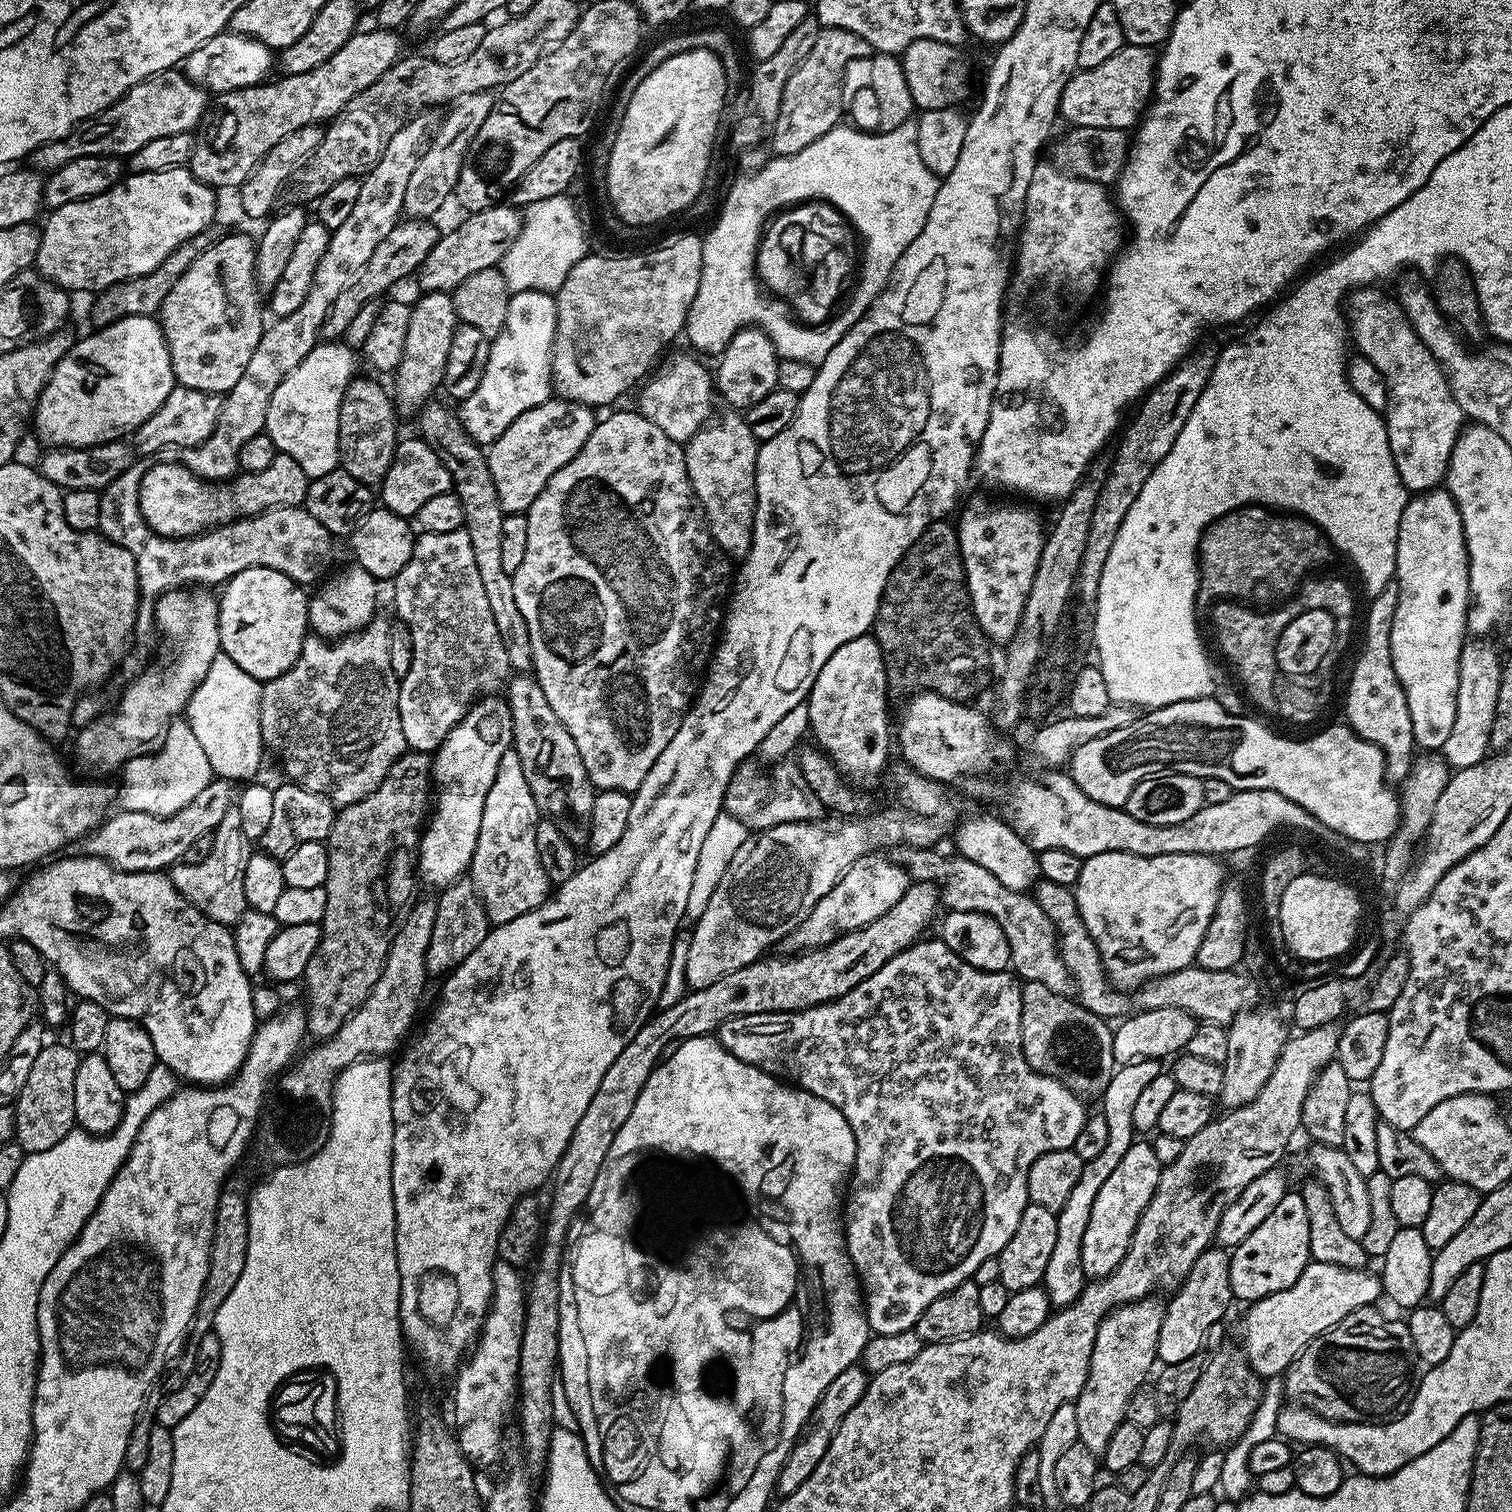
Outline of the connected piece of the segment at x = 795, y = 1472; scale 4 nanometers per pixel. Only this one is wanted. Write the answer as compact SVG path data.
M855 1363L842 1370L842 1374L838 1374L838 1378L834 1378L830 1386L826 1386L822 1398L816 1403L807 1424L804 1425L800 1439L793 1444L788 1460L778 1474L774 1489L777 1497L783 1498L794 1494L794 1490L798 1490L798 1486L802 1486L802 1482L806 1482L810 1474L814 1474L814 1469L818 1467L818 1462L822 1462L822 1454L826 1454L842 1418L846 1418L846 1414L860 1401L862 1394L866 1394L869 1379L869 1373L865 1372L859 1363Z

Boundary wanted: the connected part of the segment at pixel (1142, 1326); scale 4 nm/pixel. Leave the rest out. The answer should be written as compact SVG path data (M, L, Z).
M1157 1298L1135 1300L1133 1304L1121 1304L1109 1312L1106 1319L1098 1326L1098 1334L1094 1338L1094 1350L1090 1354L1090 1366L1086 1374L1086 1382L1074 1401L1078 1414L1077 1441L1086 1446L1096 1457L1101 1457L1114 1430L1125 1423L1128 1415L1130 1398L1145 1387L1144 1380L1153 1371L1152 1364L1157 1363L1156 1347L1158 1346L1158 1330L1162 1330L1162 1318L1166 1307L1165 1301Z

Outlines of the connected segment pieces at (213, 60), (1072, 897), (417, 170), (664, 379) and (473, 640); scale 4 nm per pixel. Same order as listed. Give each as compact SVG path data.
M231 30L218 33L210 38L210 42L202 42L202 46L198 46L198 50L191 52L182 62L184 76L212 94L265 83L271 68L274 68L273 49Z
M1041 879L1035 885L1034 895L1038 906L1046 912L1046 918L1050 918L1054 926L1056 938L1060 942L1060 957L1062 962L1066 962L1066 970L1072 979L1072 987L1079 1004L1096 1016L1123 1017L1129 1011L1128 1000L1124 997L1127 995L1121 994L1116 985L1109 981L1108 972L1104 969L1104 959L1098 954L1094 938L1090 938L1090 930L1086 930L1086 922L1082 922L1075 891Z
M479 92L462 96L448 110L450 111L441 119L436 135L428 143L426 154L418 158L418 166L414 166L414 174L410 174L410 183L406 186L406 198L404 199L403 215L408 218L432 218L435 212L443 206L447 200L453 199L458 174L462 170L464 155L468 152L470 142L474 142L474 134L486 122L490 114L494 96L492 92Z
M692 356L670 357L664 365L659 365L660 373L656 377L653 375L639 389L641 392L638 411L646 418L650 418L650 422L654 422L654 426L658 426L658 430L662 430L666 438L674 438L674 442L681 446L687 444L690 438L694 438L694 434L698 434L700 428L713 419L712 403L718 400L713 373L709 369L707 372L695 360L697 357Z
M460 529L447 534L434 534L433 532L419 533L415 542L414 550L411 552L410 562L402 566L402 570L394 578L396 584L396 612L399 619L410 630L412 639L412 661L410 670L400 680L400 693L398 694L398 718L402 718L402 734L406 738L408 748L414 752L435 753L440 743L458 726L458 722L468 713L478 700L486 696L499 693L505 687L510 676L510 667L507 660L506 646L498 634L498 626L494 622L494 613L490 611L490 602L486 598L486 590L482 587L482 574L478 574L478 566L475 564L474 550L471 549L469 532Z

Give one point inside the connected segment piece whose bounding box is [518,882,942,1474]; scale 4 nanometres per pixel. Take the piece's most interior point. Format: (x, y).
(817, 976)

